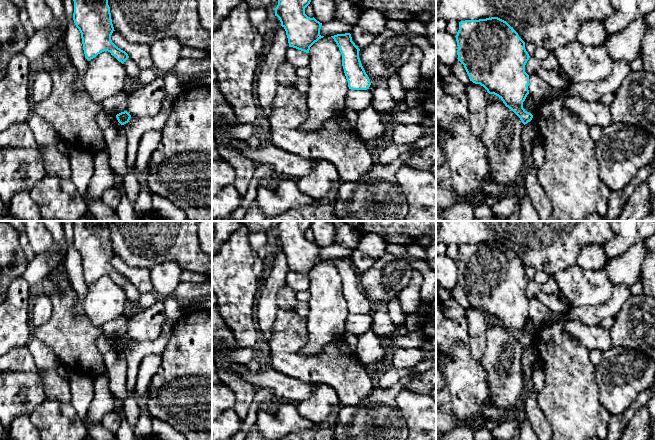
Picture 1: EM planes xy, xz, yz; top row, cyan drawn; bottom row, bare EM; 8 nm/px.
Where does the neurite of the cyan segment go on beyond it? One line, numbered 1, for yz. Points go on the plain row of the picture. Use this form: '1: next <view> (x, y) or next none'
1: next none

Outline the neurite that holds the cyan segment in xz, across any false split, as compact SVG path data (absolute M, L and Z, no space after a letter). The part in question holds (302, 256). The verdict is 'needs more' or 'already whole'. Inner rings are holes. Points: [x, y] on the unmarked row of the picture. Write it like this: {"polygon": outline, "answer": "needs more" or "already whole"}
{"polygon": "M279 221L275 240L281 246L289 271L309 277L310 271L324 260L320 259L322 247L305 238L312 221Z", "answer": "already whole"}

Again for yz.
{"polygon": "M498 241L465 244L459 246L455 261L457 283L464 289L470 305L483 310L489 318L498 320L524 349L530 346L533 339L523 332L523 326L529 318L529 299L525 296L525 289L530 280L525 273L525 266L513 251Z", "answer": "already whole"}

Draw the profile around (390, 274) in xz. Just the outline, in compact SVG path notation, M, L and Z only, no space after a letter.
M389 253L378 259L370 269L360 273L360 285L371 306L370 330L379 338L391 338L397 334L387 304L409 285L412 273L407 259Z

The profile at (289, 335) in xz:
M279 309L272 327L269 341L270 367L277 372L295 378L305 383L327 384L337 393L342 406L357 406L374 389L376 383L367 371L358 364L355 354L344 354L337 346L337 342L328 344L317 355L302 355L300 350L308 339L307 317L295 310Z

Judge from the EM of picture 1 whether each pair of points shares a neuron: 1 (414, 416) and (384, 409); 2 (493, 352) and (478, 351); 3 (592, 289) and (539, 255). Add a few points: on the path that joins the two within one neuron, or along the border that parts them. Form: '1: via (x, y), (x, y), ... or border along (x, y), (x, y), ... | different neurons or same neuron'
1: border along (401, 390), (396, 398), (396, 406), (408, 429) | different neurons
2: border along (487, 328), (486, 347), (480, 360) | different neurons
3: border along (575, 263), (551, 275) | different neurons

